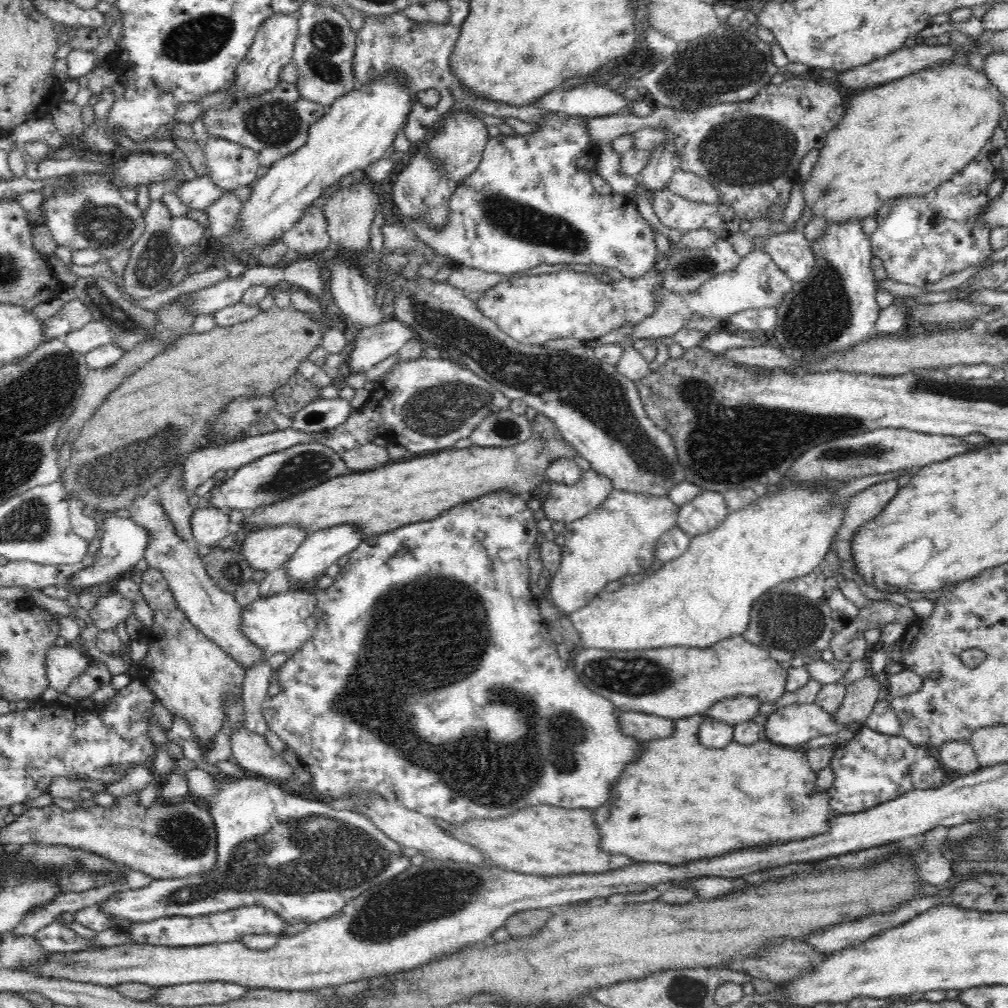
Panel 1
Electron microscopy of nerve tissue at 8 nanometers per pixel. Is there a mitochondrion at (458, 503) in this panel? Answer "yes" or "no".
no

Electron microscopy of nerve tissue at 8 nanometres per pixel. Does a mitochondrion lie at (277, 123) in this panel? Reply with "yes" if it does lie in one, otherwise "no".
yes

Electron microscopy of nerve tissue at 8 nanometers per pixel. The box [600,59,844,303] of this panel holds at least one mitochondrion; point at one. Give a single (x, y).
(744, 150)

